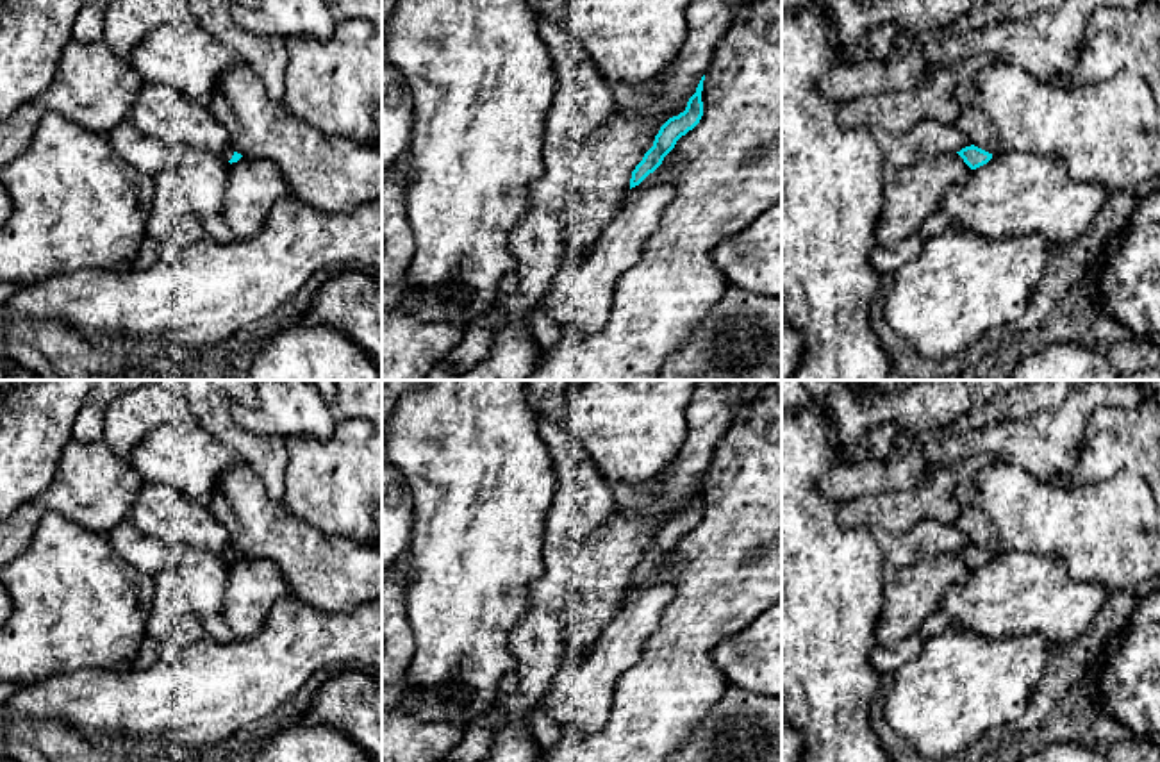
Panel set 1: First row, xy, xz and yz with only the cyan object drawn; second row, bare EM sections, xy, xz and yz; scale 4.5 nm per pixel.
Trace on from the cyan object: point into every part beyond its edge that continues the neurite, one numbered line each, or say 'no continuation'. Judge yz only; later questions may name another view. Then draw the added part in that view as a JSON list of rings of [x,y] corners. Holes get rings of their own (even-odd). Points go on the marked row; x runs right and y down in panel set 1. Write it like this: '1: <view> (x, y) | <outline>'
no continuation

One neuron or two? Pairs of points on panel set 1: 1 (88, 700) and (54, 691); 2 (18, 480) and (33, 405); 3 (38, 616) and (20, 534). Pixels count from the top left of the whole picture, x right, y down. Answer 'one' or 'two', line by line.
1: one
2: one
3: two

